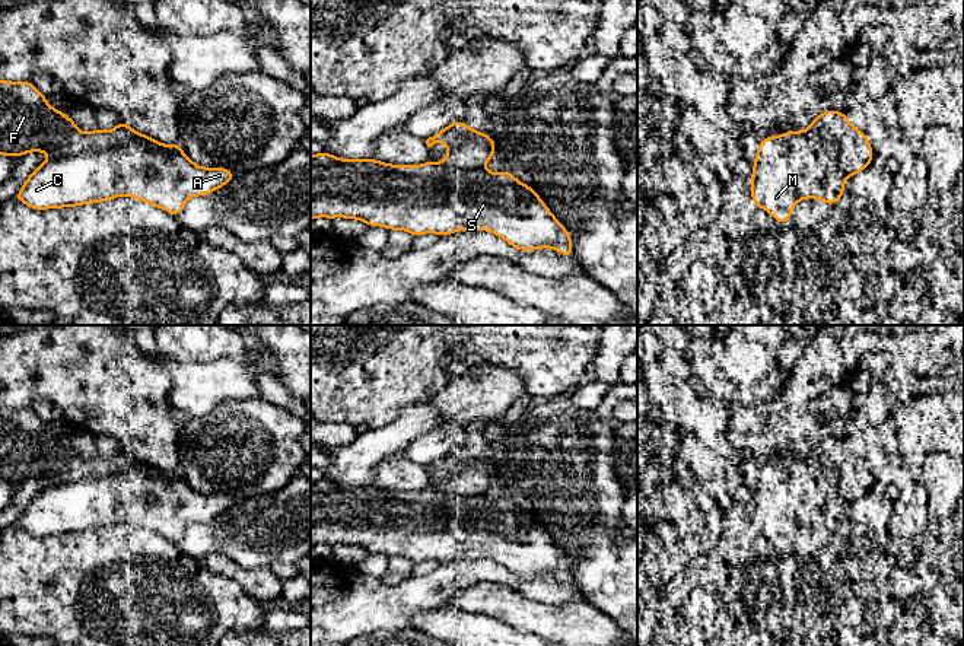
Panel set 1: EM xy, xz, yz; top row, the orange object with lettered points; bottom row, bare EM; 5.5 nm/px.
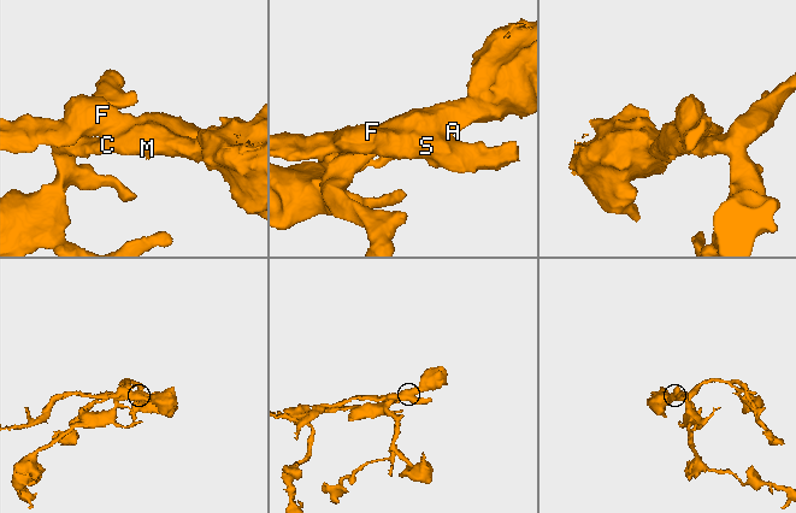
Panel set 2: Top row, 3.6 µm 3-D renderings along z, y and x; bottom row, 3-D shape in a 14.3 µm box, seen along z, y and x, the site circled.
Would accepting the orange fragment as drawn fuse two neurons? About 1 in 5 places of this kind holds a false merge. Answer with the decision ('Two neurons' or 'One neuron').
Two neurons

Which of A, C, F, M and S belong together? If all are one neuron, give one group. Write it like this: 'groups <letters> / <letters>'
groups A C M / F S

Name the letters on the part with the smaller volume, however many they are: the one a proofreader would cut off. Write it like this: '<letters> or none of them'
F, S

